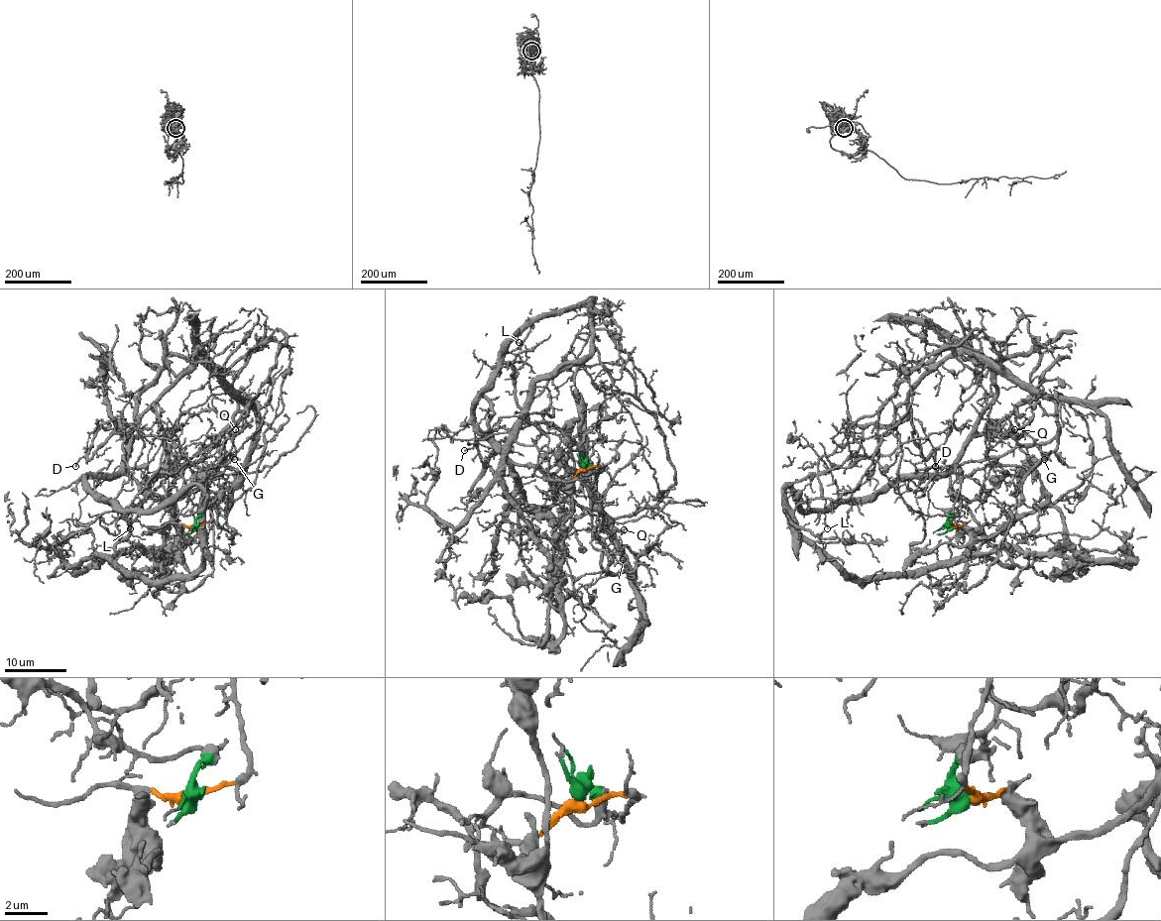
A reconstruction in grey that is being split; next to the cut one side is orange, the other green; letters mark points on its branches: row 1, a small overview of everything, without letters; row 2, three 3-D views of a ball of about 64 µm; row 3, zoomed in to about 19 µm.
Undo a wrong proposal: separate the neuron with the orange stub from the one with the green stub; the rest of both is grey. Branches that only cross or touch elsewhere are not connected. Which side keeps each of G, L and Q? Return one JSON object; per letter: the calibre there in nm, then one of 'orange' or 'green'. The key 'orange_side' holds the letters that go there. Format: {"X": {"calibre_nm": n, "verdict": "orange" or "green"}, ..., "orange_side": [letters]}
{"G": {"calibre_nm": 130, "verdict": "orange"}, "L": {"calibre_nm": 70, "verdict": "green"}, "Q": {"calibre_nm": 190, "verdict": "orange"}, "orange_side": ["G", "Q"]}

